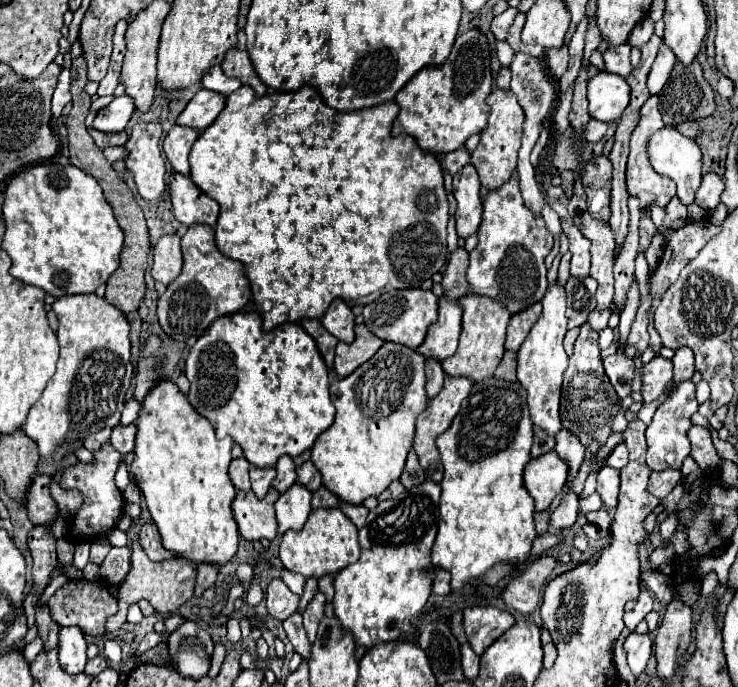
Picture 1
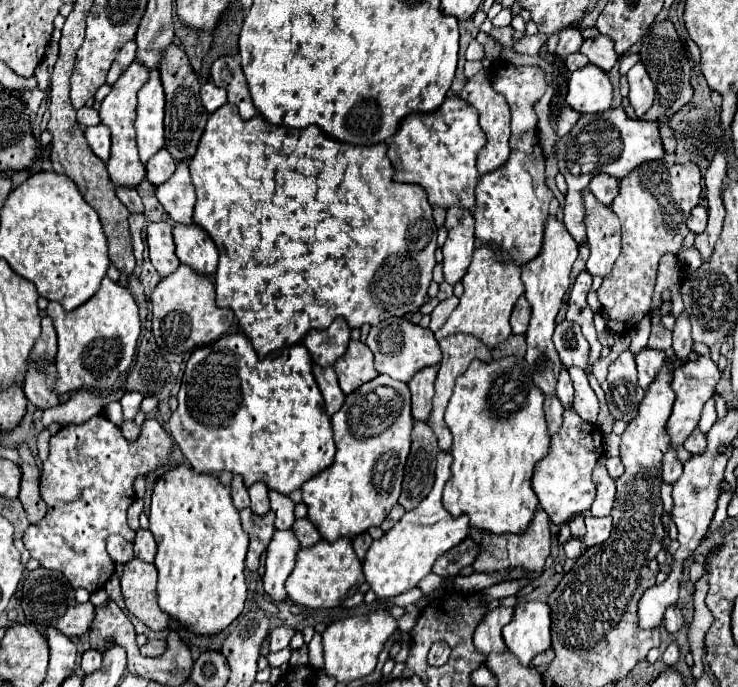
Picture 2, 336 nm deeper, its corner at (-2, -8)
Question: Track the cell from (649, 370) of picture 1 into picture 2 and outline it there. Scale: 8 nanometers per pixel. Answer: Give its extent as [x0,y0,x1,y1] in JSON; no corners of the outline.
[635,349,665,389]

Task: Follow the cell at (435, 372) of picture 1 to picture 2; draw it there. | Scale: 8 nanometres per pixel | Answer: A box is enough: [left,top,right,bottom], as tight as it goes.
[399,423,439,511]

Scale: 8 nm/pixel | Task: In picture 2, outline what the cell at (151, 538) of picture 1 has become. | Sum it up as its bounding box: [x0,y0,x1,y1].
[133,529,157,563]

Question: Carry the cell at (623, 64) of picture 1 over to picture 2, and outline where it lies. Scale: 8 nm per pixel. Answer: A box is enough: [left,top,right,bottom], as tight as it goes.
[579,35,619,71]

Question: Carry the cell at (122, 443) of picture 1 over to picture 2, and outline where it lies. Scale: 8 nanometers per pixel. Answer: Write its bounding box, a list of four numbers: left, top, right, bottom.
[121,391,143,421]

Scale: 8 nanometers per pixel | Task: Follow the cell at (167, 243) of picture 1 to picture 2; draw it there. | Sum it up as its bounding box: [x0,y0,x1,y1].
[147,221,181,277]

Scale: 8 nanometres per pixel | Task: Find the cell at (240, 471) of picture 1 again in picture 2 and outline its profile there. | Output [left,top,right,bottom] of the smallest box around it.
[231,475,249,511]

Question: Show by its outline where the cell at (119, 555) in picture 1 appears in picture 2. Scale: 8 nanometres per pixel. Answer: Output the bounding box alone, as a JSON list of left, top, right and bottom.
[107,535,133,563]

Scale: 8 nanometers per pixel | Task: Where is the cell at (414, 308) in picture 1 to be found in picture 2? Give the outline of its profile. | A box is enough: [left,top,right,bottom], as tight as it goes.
[367,317,441,383]

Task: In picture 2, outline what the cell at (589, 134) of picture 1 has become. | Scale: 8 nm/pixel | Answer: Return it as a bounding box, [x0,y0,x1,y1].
[557,107,579,137]

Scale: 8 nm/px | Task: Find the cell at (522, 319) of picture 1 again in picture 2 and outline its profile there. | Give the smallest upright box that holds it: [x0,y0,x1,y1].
[511,295,531,335]

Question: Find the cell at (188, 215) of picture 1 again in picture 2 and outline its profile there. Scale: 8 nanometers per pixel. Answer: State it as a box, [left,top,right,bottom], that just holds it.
[173,225,217,277]

